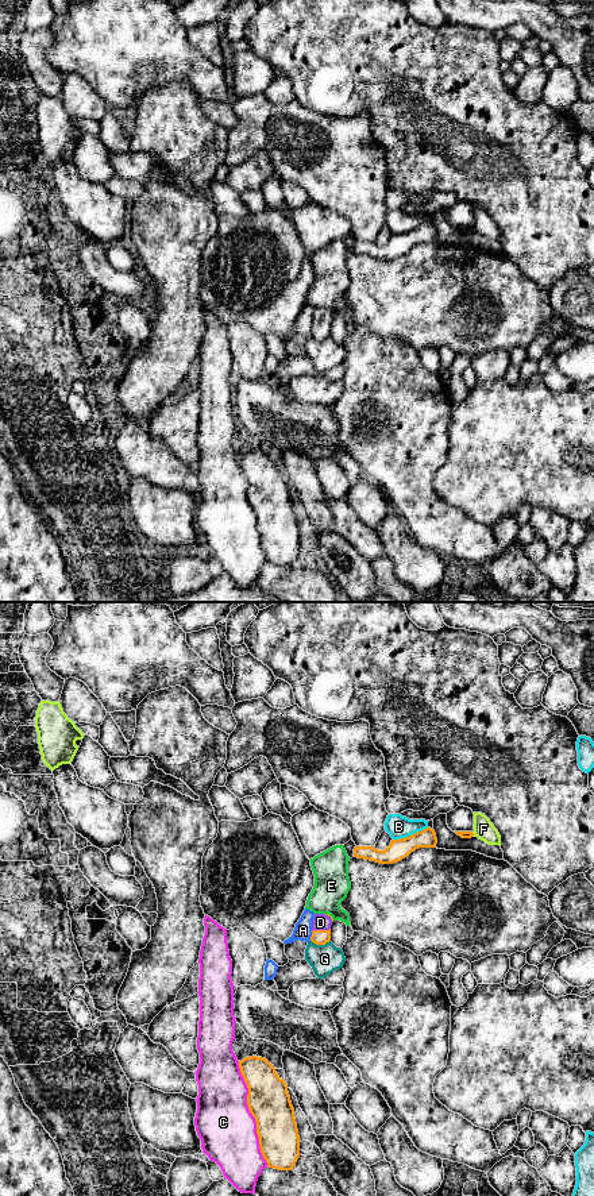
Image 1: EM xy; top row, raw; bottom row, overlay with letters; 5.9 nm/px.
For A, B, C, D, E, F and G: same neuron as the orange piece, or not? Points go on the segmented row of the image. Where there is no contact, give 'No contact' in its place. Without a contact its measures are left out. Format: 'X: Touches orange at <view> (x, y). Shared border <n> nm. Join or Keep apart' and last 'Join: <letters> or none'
A: Touches orange at xy (312, 936). Shared border 70 nm. Keep apart
B: Touches orange at xy (409, 836). Shared border 220 nm. Keep apart
C: Touches orange at xy (251, 1114). Shared border 650 nm. Keep apart
D: Touches orange at xy (321, 930). Shared border 110 nm. Join
E: Touches orange at xy (330, 915). Shared border 70 nm. Keep apart
F: Touches orange at xy (473, 834). Shared border 40 nm. Keep apart
G: Touches orange at xy (320, 944). Shared border 120 nm. Keep apart
Join: D

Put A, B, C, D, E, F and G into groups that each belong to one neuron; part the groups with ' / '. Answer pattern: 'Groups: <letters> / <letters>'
Groups: A / B / C / D / E / F / G

